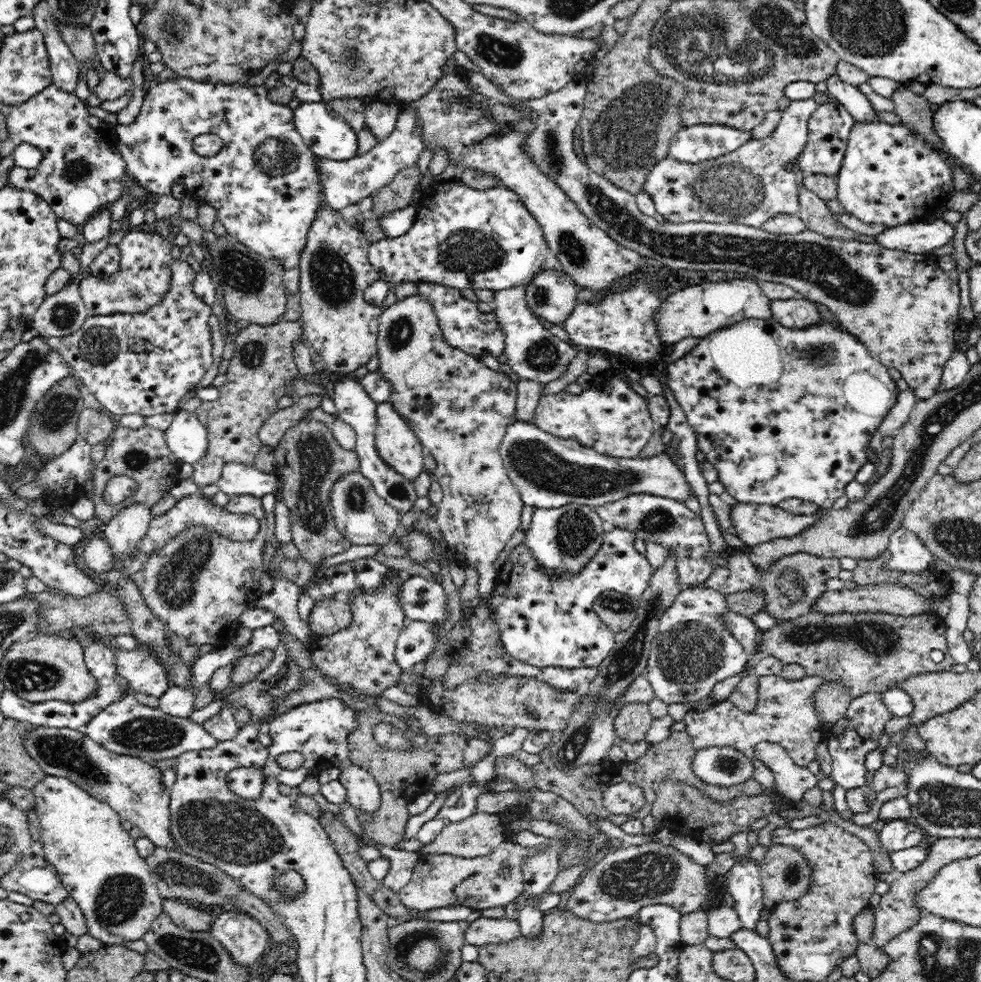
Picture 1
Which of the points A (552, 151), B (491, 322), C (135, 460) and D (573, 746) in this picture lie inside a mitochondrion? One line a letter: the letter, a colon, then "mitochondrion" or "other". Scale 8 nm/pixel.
A: mitochondrion
B: other
C: mitochondrion
D: mitochondrion

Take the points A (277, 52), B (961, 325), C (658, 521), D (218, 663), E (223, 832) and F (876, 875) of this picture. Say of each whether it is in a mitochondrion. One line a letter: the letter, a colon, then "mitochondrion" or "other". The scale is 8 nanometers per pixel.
A: other
B: other
C: mitochondrion
D: other
E: mitochondrion
F: other

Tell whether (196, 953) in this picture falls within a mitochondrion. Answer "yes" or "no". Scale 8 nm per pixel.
yes

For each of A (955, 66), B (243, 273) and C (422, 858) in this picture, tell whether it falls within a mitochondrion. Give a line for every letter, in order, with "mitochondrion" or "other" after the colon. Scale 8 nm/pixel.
A: other
B: mitochondrion
C: other

